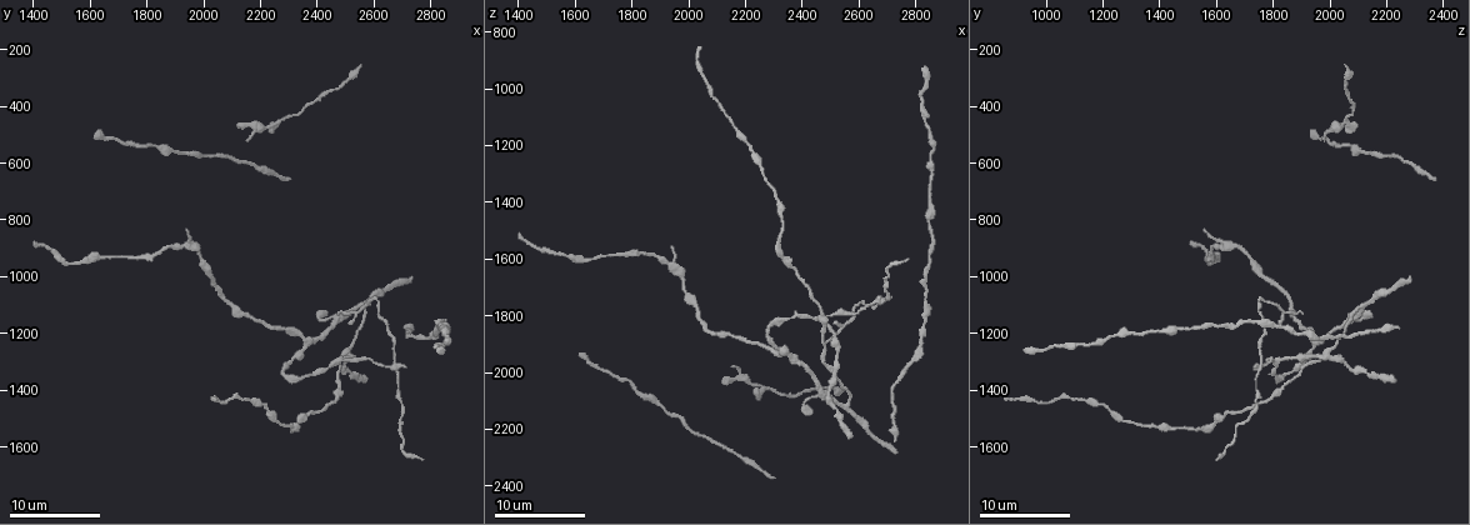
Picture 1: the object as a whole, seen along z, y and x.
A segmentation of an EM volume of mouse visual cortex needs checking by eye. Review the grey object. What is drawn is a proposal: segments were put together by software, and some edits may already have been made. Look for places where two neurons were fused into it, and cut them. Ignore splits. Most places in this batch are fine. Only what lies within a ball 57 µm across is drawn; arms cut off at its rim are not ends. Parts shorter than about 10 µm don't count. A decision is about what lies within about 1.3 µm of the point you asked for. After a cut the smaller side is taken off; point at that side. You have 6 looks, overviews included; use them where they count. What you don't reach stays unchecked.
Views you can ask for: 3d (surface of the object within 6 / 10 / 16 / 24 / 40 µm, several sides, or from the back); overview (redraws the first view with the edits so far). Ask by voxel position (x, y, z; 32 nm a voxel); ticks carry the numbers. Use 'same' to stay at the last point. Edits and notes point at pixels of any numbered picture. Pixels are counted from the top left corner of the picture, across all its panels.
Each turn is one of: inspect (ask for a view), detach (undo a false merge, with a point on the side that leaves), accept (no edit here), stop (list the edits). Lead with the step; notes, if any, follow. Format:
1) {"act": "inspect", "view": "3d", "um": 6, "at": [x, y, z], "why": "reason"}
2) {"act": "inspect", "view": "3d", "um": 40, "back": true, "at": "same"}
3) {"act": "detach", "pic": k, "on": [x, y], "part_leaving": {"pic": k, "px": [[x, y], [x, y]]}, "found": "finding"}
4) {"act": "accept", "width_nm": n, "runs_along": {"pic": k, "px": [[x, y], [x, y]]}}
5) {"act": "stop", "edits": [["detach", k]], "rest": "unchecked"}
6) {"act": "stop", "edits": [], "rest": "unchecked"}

{"act": "inspect", "view": "3d", "um": 10, "at": [2680, 1320, 1760], "why": "four or more arms meet"}

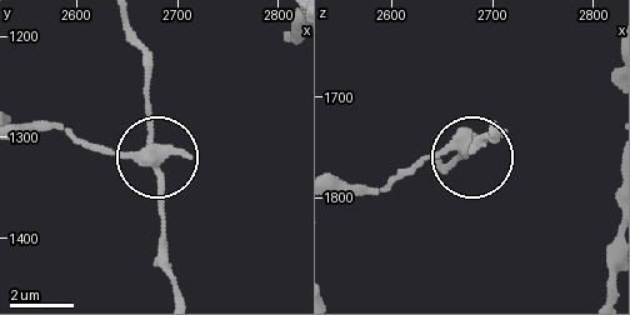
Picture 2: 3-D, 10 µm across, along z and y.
{"act": "inspect", "view": "3d", "um": 6, "at": "same"}

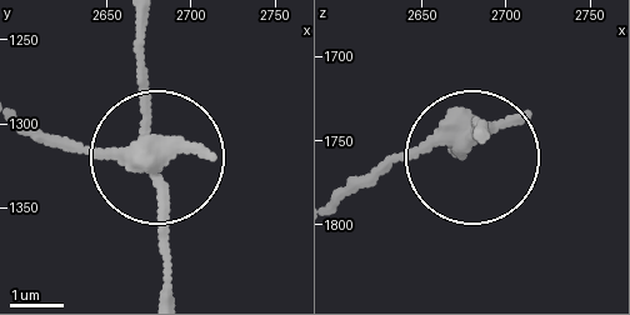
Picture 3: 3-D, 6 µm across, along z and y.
{"act": "detach", "pic": 3, "on": [146, 83], "side_arm_um": 14, "part_leaving": {"pic": 3, "px": [[150, 156], [136, 26]]}, "found": "a second neuron is stuck on"}

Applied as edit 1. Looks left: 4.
{"act": "inspect", "view": "3d", "um": 10, "at": [2370, 1230, 1950], "why": "two arms in line, one across"}

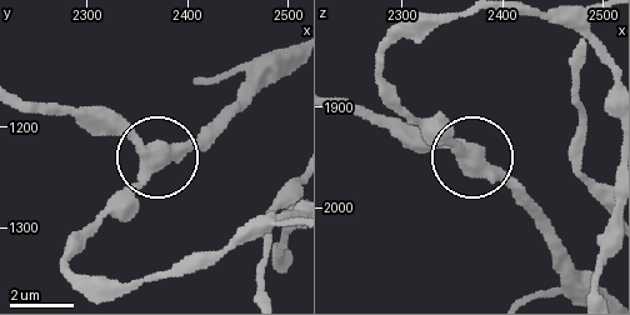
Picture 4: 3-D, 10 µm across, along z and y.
{"act": "inspect", "view": "3d", "um": 10, "back": true, "at": [2362, 1240, 1946]}

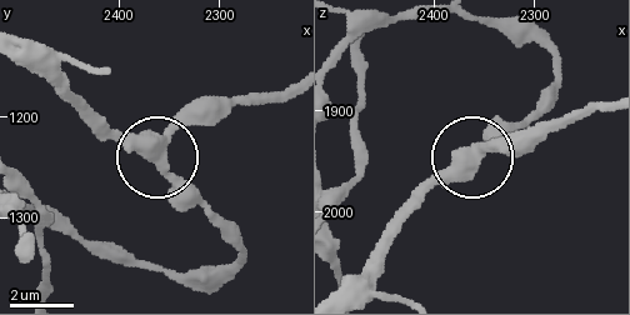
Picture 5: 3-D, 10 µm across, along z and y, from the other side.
{"act": "accept", "runs_along": {"pic": 5, "px": [[69, 95], [153, 154], [209, 98]]}, "found": "continuous, no second neuron"}

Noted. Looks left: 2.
{"act": "stop", "edits": [["detach", 3]], "rest": "unchecked"}

